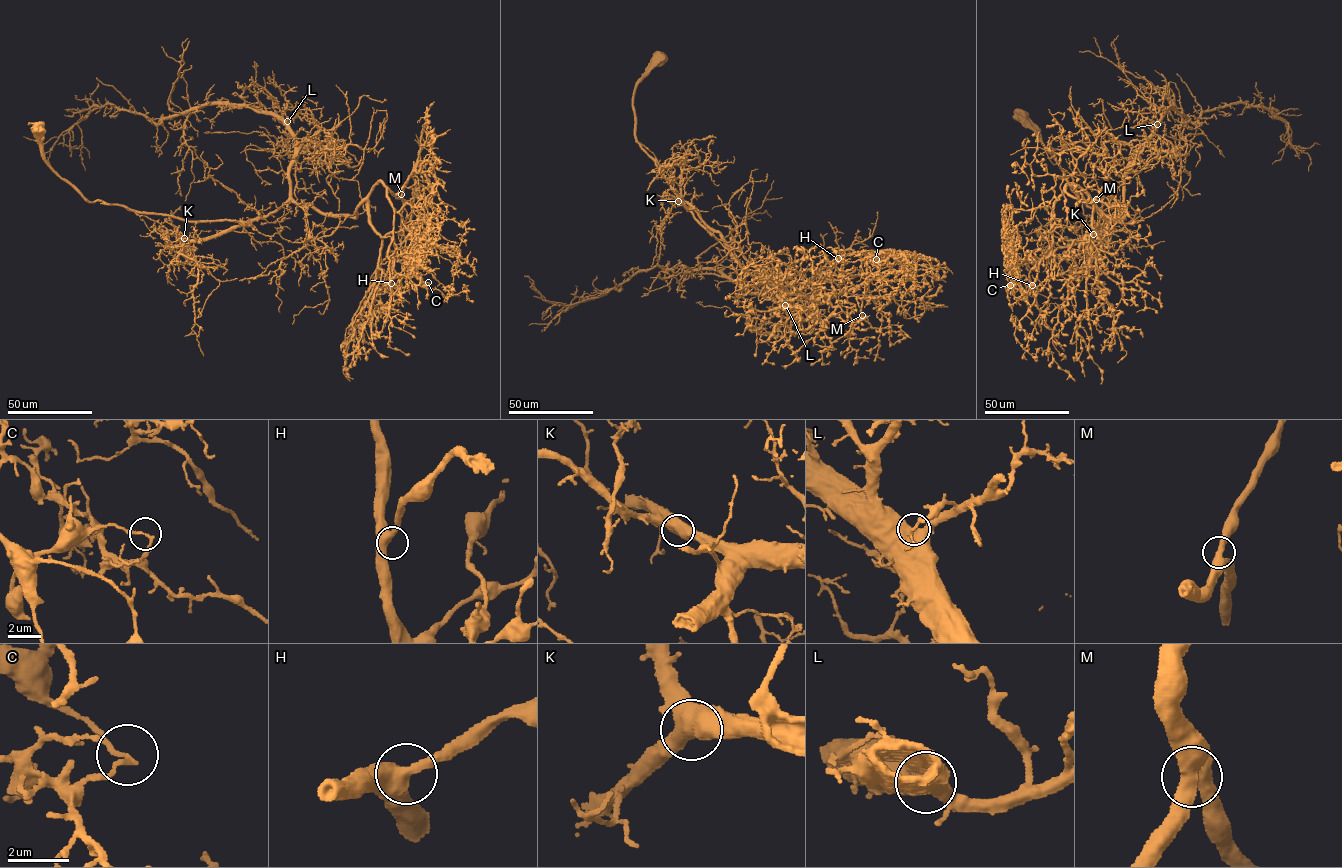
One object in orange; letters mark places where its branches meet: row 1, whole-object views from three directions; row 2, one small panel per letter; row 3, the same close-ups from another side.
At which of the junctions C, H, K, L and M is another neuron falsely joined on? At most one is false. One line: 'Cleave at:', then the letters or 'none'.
Cleave at: C

